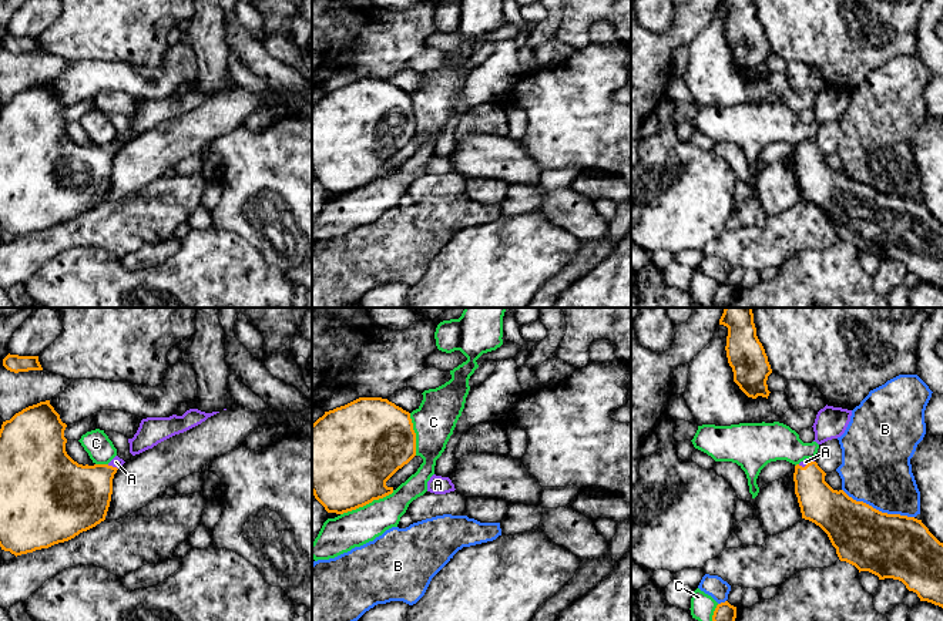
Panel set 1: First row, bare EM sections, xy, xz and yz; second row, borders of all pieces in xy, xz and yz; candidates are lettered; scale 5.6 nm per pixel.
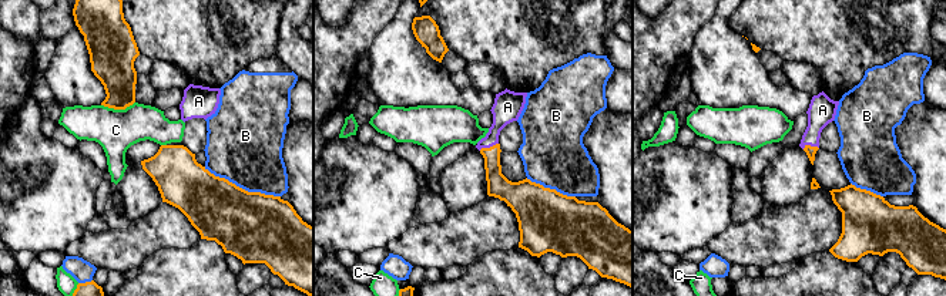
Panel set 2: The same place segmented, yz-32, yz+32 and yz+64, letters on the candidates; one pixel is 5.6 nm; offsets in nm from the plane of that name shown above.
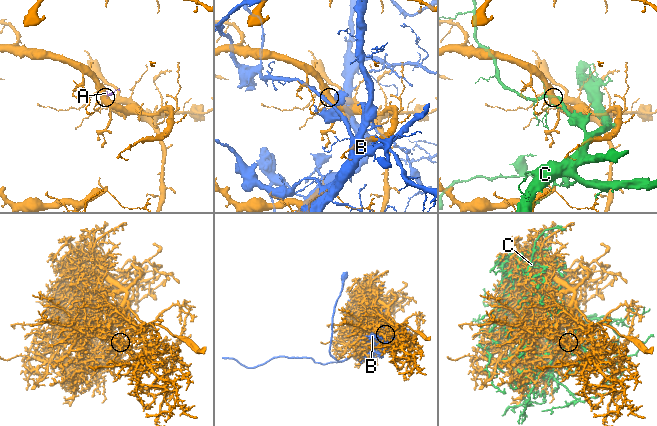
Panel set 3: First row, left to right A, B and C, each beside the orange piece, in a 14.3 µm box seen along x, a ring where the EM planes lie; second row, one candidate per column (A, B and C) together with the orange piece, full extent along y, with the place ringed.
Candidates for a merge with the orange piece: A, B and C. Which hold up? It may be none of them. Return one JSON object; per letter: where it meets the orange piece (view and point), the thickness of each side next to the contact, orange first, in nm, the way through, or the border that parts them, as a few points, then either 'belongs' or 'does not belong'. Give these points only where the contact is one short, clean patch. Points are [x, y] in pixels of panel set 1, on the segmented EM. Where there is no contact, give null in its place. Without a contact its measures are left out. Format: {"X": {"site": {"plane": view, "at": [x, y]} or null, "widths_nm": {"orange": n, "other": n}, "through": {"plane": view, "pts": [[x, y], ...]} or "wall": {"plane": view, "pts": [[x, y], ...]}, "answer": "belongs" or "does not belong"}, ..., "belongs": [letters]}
{"A": {"site": {"plane": "xy", "at": [111, 466]}, "widths_nm": {"orange": 360, "other": 60}, "through": {"plane": "xy", "pts": [[79, 496], [111, 466], [116, 462]]}, "answer": "belongs"}, "B": {"site": {"plane": "yz", "at": [878, 510]}, "widths_nm": {"orange": 360, "other": 380}, "answer": "does not belong"}, "C": {"site": {"plane": "xz", "at": [366, 503]}, "widths_nm": {"orange": 480, "other": 200}, "answer": "does not belong"}, "belongs": ["A"]}

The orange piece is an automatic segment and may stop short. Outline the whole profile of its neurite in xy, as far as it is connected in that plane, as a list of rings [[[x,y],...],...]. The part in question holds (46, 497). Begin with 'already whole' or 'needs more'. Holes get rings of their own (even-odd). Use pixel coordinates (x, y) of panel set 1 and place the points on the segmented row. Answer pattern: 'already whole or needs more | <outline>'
needs more | [[[50,400],[1,424],[0,547],[16,557],[68,541],[105,520],[114,474],[125,461],[115,456],[108,464],[78,464],[66,452],[66,427]]]

